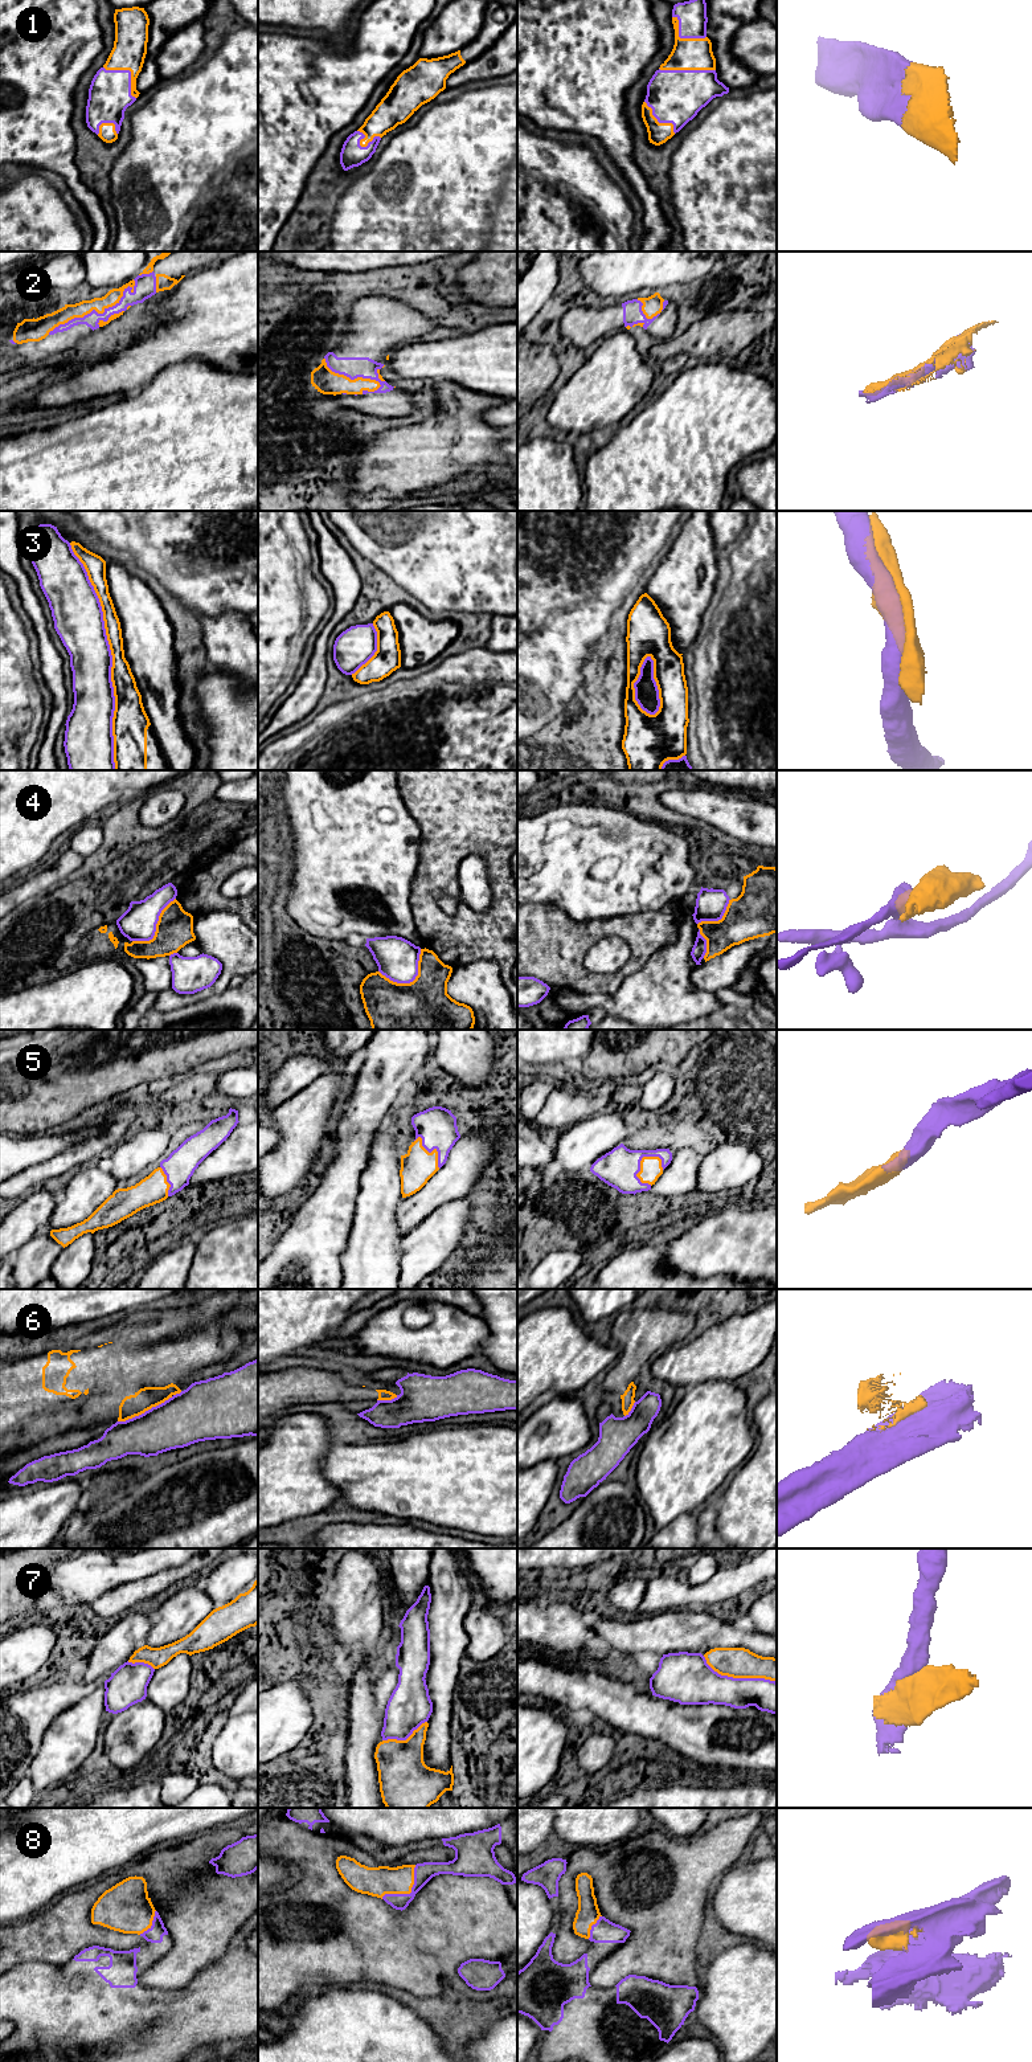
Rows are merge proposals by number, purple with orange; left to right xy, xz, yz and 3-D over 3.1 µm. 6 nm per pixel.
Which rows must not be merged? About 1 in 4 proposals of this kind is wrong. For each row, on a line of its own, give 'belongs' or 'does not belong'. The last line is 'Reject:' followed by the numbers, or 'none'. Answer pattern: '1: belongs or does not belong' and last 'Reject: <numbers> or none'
1: belongs
2: belongs
3: does not belong
4: does not belong
5: belongs
6: does not belong
7: does not belong
8: belongs
Reject: 3, 4, 6, 7

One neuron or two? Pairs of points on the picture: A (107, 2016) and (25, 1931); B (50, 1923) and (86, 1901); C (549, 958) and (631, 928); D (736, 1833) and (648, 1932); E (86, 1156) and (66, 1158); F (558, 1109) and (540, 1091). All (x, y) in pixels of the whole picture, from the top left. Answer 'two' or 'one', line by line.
A: two
B: one
C: one
D: one
E: one
F: two

